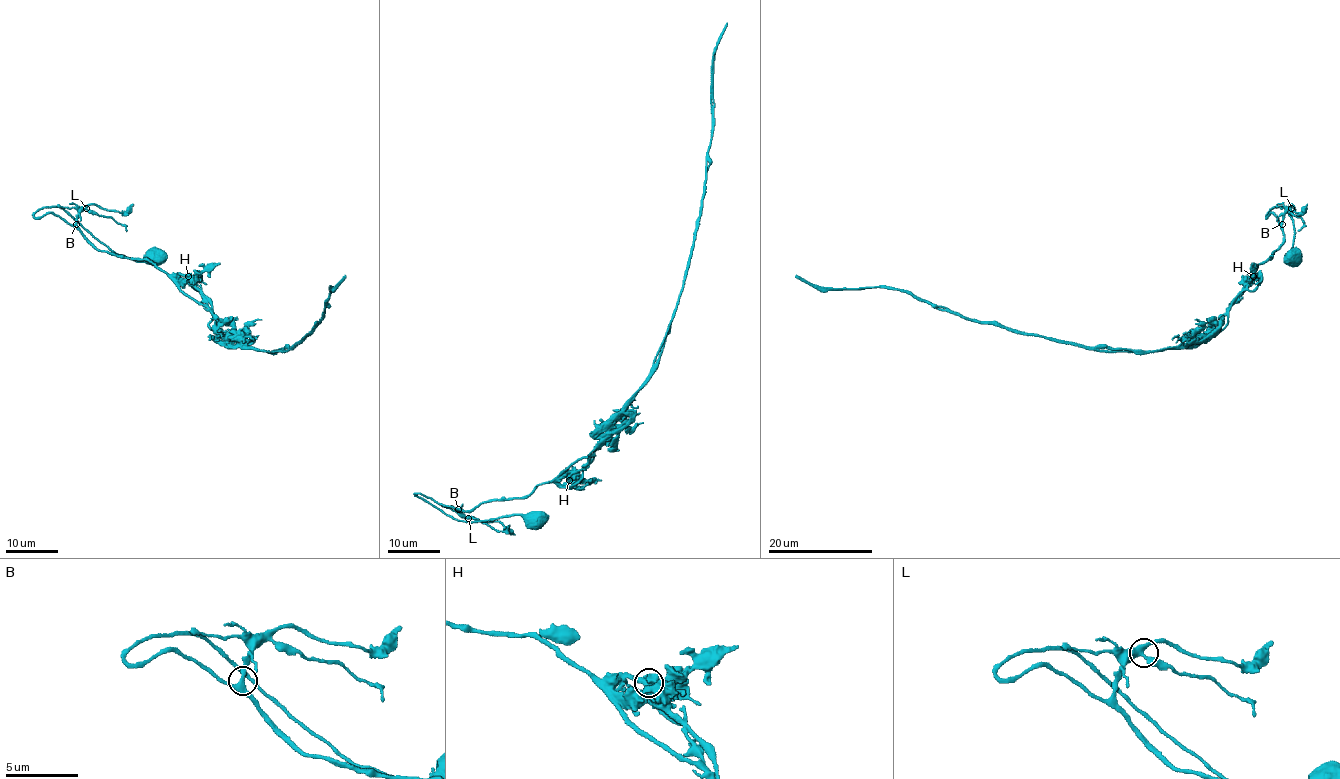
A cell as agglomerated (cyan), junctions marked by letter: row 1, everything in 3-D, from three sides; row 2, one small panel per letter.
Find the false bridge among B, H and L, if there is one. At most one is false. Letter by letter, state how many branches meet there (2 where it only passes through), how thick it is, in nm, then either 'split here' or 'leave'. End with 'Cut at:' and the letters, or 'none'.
B: 3 | 280 nm | leave
H: 4 | 480 nm | split here
L: 3 | 340 nm | leave
Cut at: H

